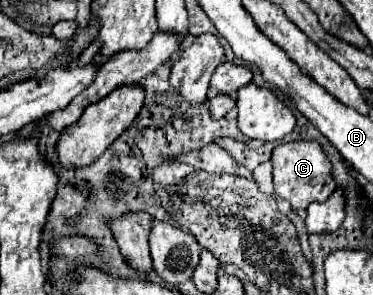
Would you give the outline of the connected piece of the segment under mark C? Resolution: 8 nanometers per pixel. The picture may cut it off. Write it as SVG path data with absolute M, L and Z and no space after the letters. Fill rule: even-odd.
M292 141L284 145L276 145L272 151L272 167L274 167L272 171L274 191L278 197L286 199L294 211L306 209L312 201L324 203L336 187L330 175L330 163L316 141Z

